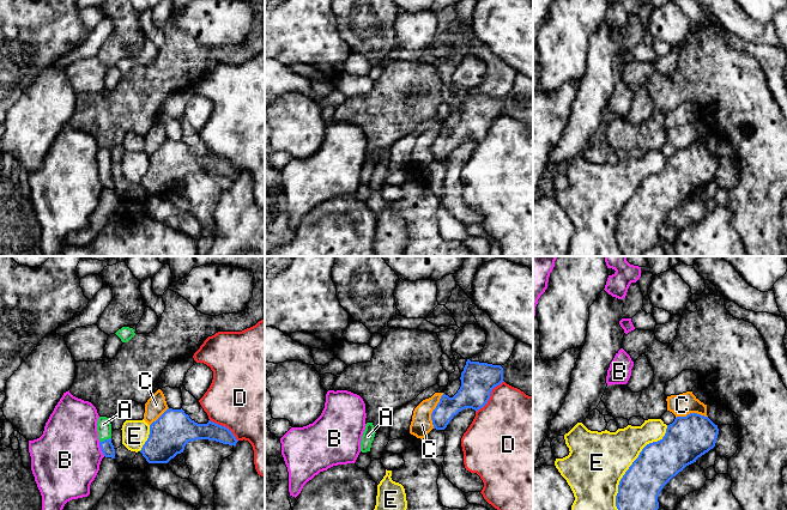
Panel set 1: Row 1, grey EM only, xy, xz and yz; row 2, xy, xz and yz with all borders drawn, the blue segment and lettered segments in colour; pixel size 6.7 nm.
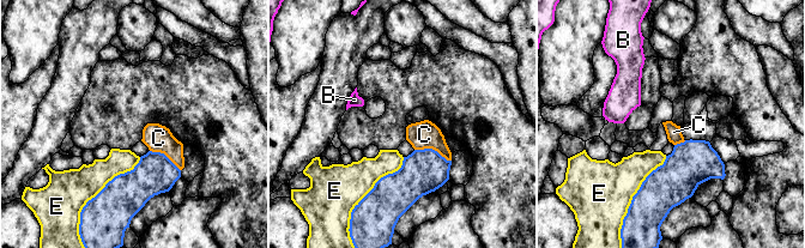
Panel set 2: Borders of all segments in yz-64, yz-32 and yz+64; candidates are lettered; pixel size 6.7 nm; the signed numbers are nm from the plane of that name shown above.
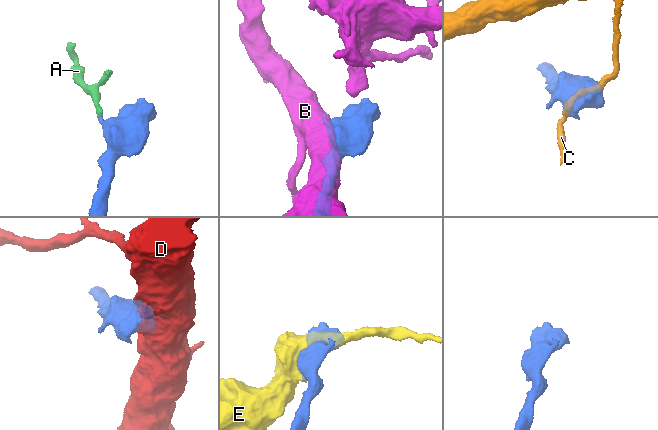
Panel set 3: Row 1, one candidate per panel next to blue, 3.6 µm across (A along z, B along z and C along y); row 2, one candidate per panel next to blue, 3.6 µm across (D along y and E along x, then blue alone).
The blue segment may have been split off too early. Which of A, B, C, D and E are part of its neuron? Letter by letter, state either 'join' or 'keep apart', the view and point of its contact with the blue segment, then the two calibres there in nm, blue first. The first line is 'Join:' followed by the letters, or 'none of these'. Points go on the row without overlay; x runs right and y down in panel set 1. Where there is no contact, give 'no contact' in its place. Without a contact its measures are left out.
Join: A
A: join; meets blue in xy at (106, 171); 90 nm thick on the blue side, 100 nm on the other
B: keep apart; meets blue in xy at (101, 181); 90 nm thick on the blue side, 460 nm on the other
C: keep apart; meets blue in xz at (433, 143); 140 nm thick on the blue side, 140 nm on the other
D: keep apart; meets blue in xz at (490, 127); 240 nm thick on the blue side, 460 nm on the other
E: keep apart; meets blue in yz at (627, 202); 280 nm thick on the blue side, 400 nm on the other

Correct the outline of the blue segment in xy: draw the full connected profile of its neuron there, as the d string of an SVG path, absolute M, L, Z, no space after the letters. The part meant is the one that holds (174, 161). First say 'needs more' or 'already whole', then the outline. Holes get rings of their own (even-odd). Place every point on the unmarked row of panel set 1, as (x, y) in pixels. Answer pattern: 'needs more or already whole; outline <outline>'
already whole; outline M168 140L150 157L150 166L140 184L149 195L168 195L177 186L183 184L188 174L196 171L216 172L236 177L232 164L211 152L198 156L184 142Z

